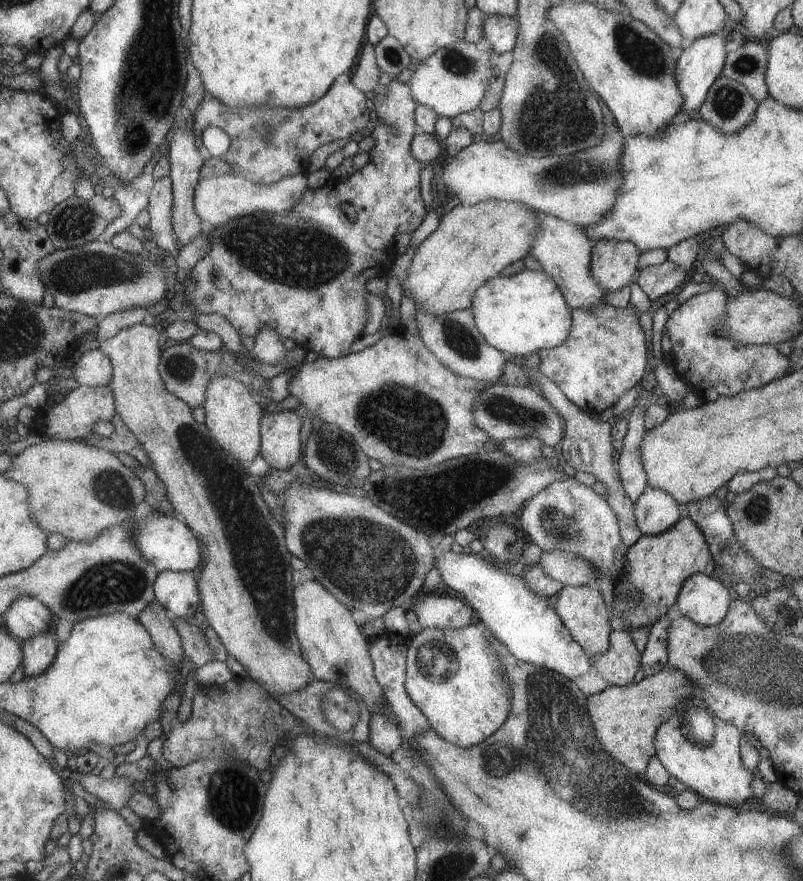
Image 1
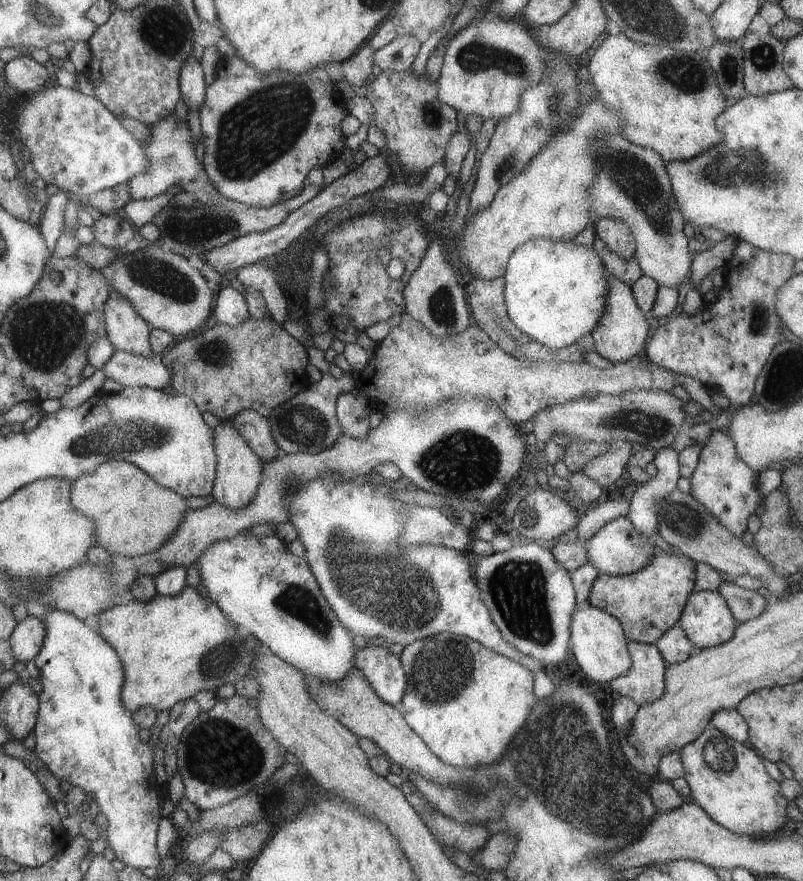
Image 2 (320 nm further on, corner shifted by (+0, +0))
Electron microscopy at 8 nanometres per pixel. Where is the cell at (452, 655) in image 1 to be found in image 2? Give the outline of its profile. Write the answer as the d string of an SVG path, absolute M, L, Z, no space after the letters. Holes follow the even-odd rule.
M451 633L435 634L407 644L399 659L407 686L403 700L395 708L403 714L406 724L430 748L431 753L450 766L473 768L497 762L535 704L533 672L473 639Z

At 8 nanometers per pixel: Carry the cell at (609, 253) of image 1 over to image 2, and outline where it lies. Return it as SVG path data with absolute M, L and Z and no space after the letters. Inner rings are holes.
M603 218L593 225L595 229L595 237L599 239L602 246L605 246L609 252L612 252L613 257L619 257L621 260L629 260L635 256L636 252L636 242L634 241L634 236L631 234L627 224L623 222L611 220L611 218Z

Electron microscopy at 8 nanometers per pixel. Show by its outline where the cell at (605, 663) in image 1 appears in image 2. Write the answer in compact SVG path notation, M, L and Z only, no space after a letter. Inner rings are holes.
M627 640L631 659L631 669L627 674L613 678L611 689L619 695L627 696L635 704L645 704L657 700L663 690L663 674L666 662L653 643L632 642Z

